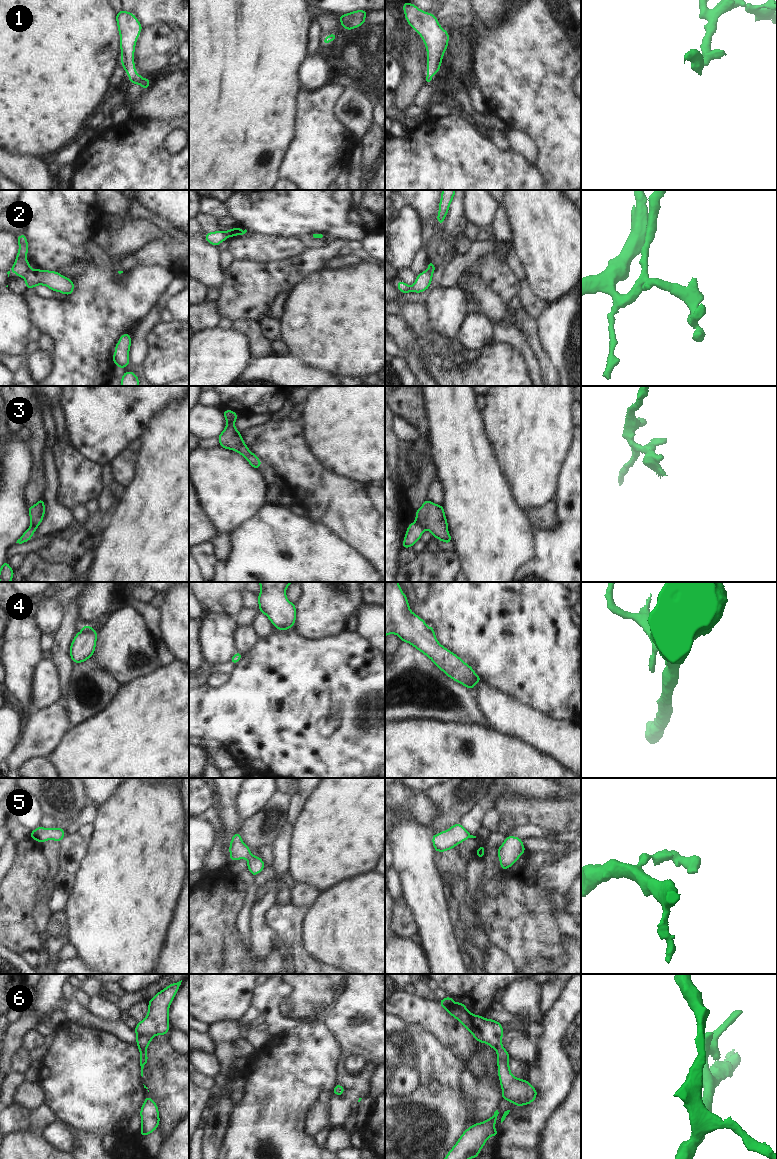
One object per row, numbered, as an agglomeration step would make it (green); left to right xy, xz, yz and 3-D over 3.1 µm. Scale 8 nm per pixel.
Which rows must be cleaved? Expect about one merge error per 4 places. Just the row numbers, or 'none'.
2, 3, 4.

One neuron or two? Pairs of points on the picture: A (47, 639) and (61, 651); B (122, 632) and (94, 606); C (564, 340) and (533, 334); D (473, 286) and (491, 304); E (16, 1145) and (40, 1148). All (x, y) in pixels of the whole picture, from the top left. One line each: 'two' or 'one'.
A: two
B: two
C: two
D: one
E: one

